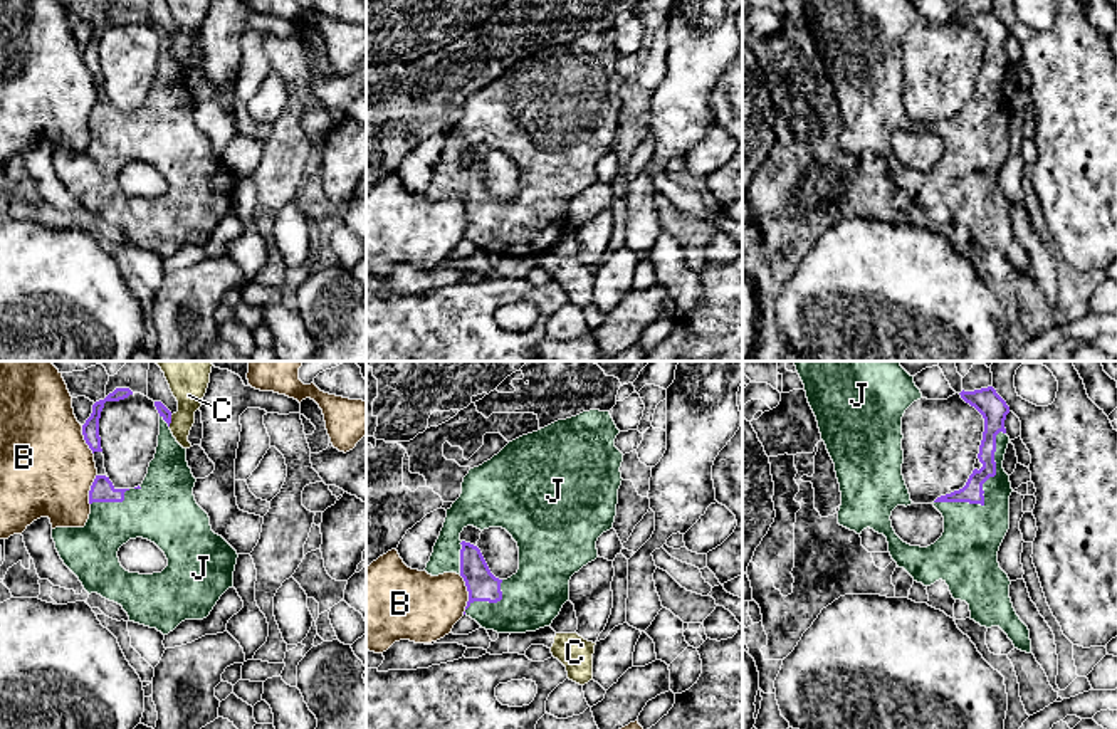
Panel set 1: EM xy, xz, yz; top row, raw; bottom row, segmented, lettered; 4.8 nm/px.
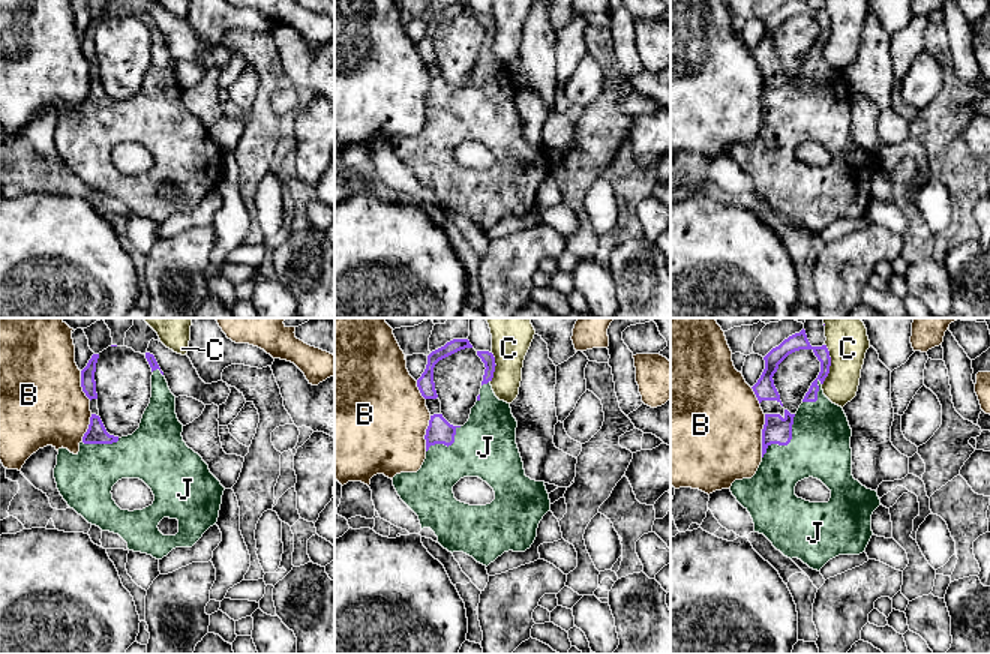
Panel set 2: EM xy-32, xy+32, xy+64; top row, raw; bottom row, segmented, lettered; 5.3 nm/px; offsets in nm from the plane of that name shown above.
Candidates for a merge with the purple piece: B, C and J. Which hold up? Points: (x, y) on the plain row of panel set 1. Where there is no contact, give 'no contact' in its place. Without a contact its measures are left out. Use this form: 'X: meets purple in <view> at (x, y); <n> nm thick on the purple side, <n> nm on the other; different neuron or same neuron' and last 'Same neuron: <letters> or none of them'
B: meets purple in xz at (469, 219); 150 nm thick on the purple side, 320 nm on the other; different neuron
C: meets purple in xy at (170, 44); 50 nm thick on the purple side, 140 nm on the other; different neuron
J: meets purple in yz at (983, 115); 100 nm thick on the purple side, 280 nm on the other; same neuron
Same neuron: J

